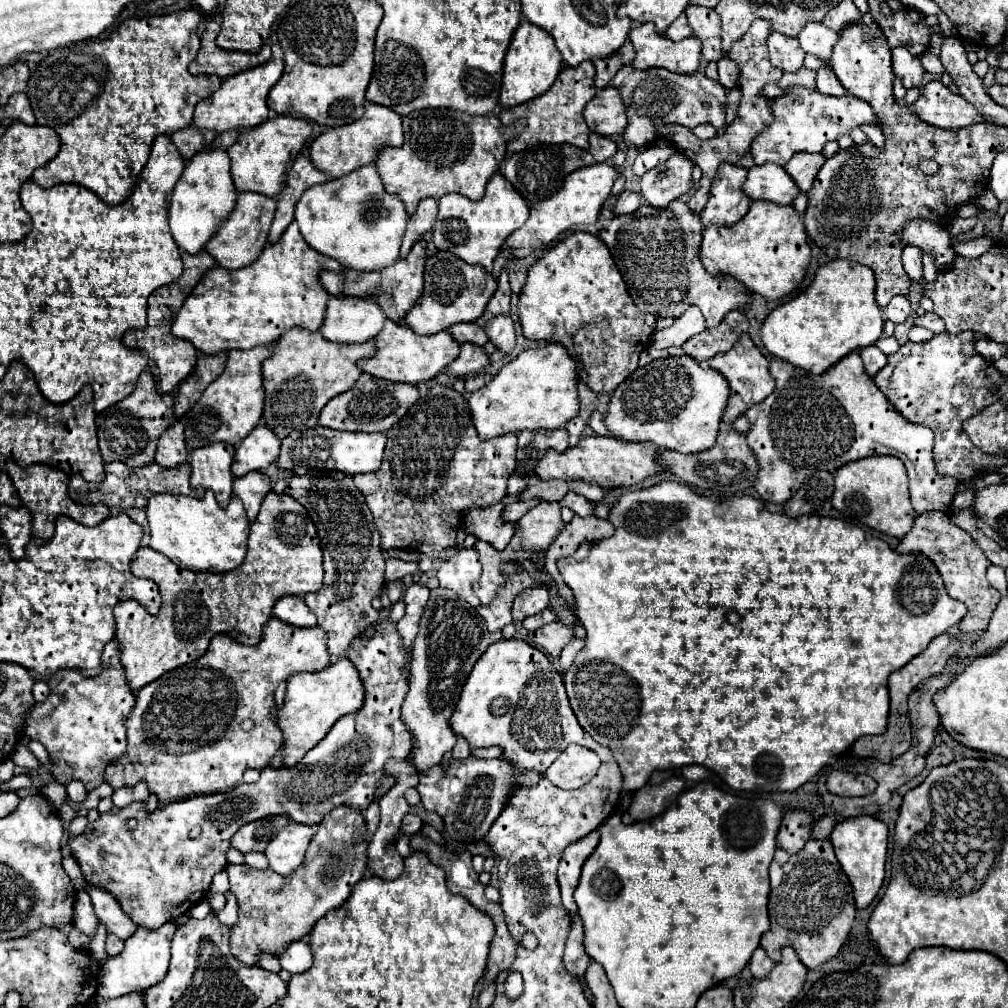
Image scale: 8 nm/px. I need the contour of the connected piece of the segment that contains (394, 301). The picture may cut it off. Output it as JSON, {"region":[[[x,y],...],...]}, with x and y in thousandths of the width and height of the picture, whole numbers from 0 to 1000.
{"region":[[[416,239],[410,243],[408,251],[404,257],[396,257],[392,263],[380,267],[380,269],[370,269],[370,271],[356,271],[350,267],[340,267],[338,271],[328,271],[320,269],[318,271],[318,281],[326,293],[338,295],[338,293],[352,293],[352,295],[370,295],[376,305],[382,309],[384,316],[398,320],[402,311],[412,303],[412,299],[420,291],[420,269],[422,269],[422,241]]]}

